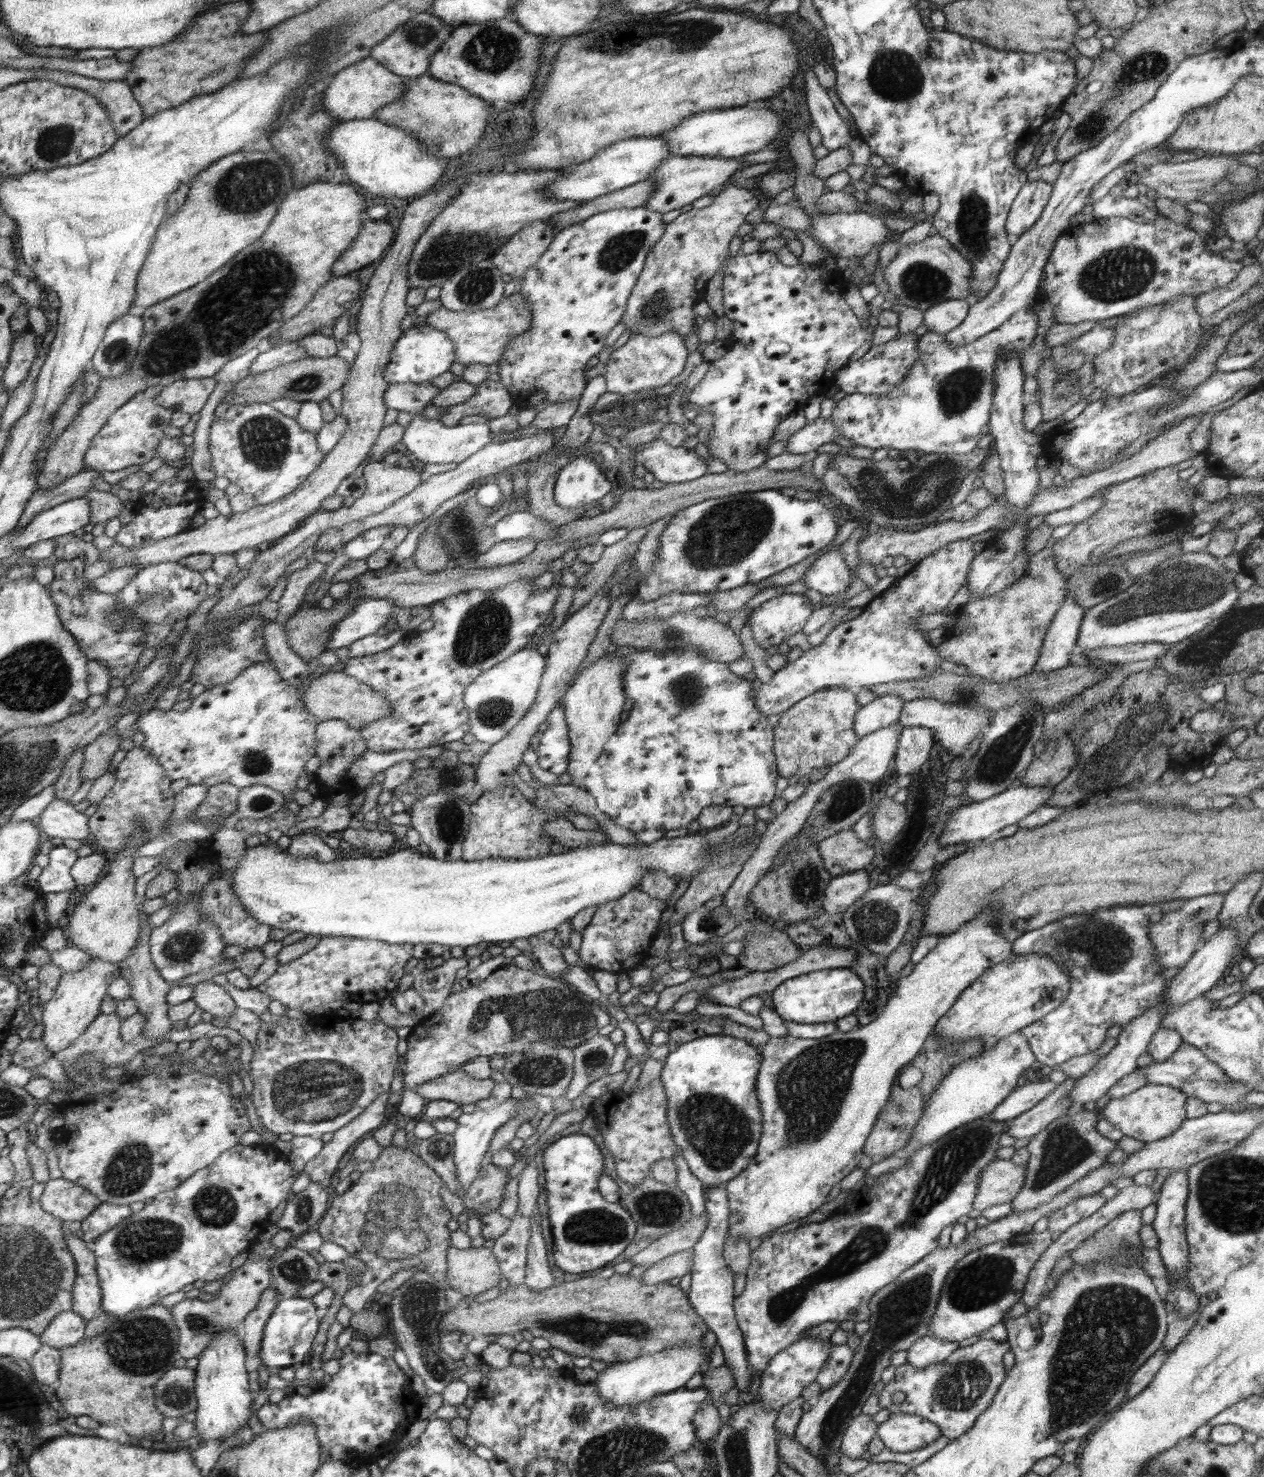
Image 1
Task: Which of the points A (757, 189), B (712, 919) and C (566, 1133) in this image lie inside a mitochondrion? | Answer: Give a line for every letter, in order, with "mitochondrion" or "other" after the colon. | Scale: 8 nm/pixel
A: other
B: mitochondrion
C: other

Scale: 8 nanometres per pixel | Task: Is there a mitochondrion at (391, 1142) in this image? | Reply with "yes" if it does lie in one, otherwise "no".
no

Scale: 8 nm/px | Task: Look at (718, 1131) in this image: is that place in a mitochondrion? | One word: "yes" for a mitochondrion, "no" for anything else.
yes

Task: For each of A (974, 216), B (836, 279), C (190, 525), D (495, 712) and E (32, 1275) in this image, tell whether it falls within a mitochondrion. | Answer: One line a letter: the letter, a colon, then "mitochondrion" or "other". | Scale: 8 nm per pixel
A: mitochondrion
B: other
C: other
D: mitochondrion
E: mitochondrion

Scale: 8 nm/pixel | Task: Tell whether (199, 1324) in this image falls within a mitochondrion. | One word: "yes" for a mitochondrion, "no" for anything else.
yes

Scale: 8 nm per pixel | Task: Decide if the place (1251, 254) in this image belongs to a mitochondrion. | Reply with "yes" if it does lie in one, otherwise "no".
no

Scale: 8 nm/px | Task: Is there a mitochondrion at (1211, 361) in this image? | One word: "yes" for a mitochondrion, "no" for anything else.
no

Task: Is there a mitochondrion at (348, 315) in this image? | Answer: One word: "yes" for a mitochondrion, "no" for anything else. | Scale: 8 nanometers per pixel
no

